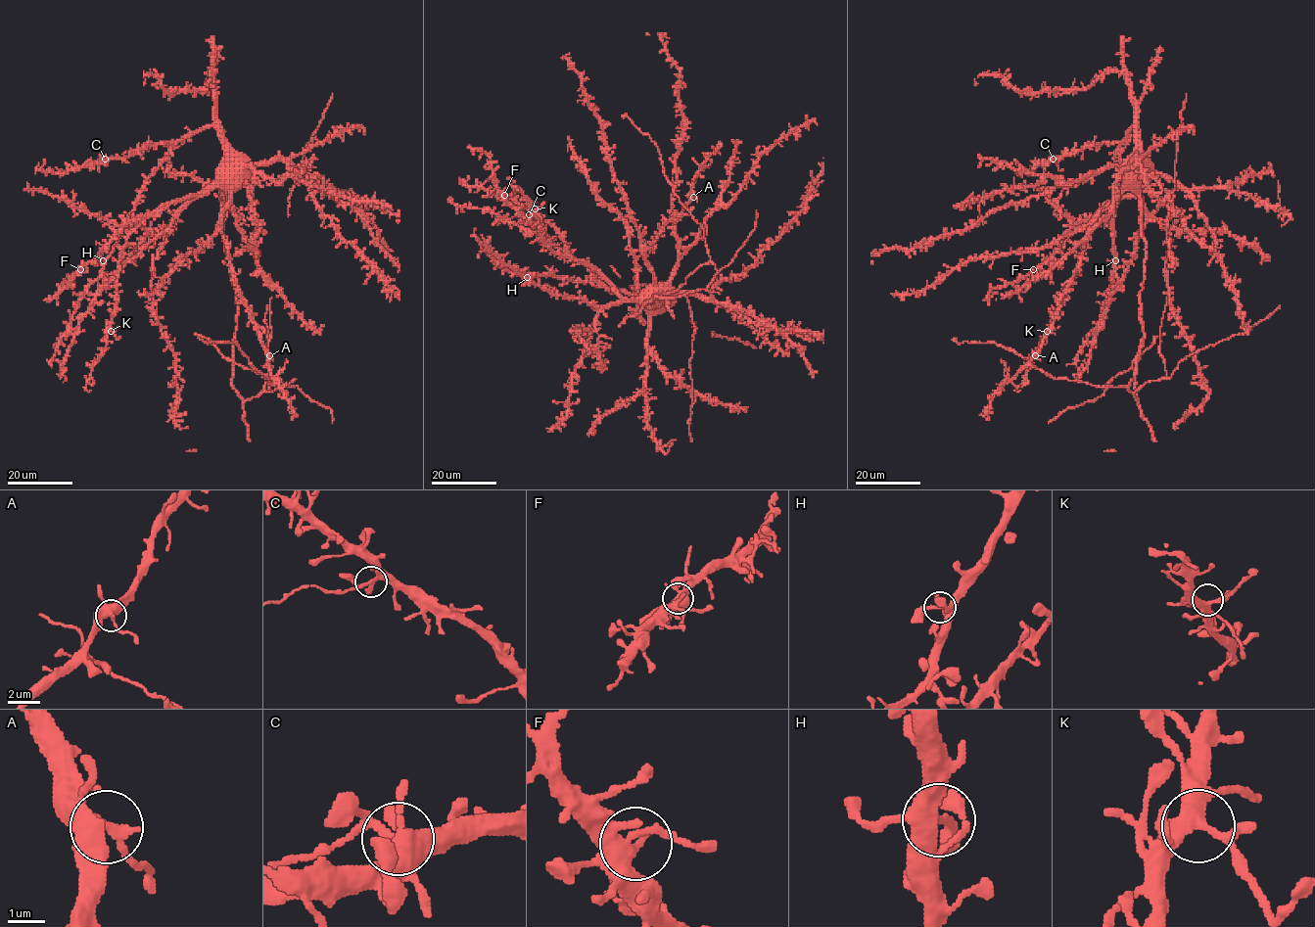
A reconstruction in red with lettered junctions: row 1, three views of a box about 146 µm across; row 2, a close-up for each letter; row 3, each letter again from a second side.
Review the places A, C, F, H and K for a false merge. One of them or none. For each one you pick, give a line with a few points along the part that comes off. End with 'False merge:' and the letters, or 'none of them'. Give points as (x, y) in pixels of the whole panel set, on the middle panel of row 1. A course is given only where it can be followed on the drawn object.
C: foreign part runs (530, 214), (513, 216), (497, 223)
False merge: C

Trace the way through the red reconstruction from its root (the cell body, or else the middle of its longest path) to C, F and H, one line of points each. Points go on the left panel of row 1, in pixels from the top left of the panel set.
C: (235, 169), (234, 160), (213, 126), (188, 132), (177, 141), (151, 143), (129, 156), (106, 159)
F: (235, 169), (227, 169), (196, 195), (176, 199), (126, 222), (80, 269)
H: (235, 169), (227, 169), (201, 192), (166, 229), (106, 283), (101, 274), (103, 260)

